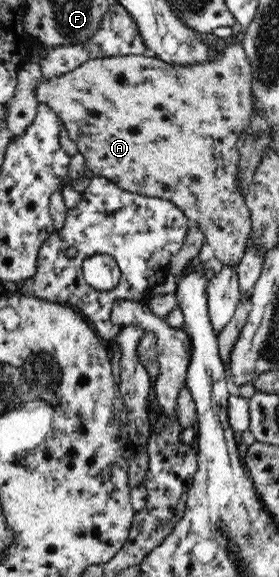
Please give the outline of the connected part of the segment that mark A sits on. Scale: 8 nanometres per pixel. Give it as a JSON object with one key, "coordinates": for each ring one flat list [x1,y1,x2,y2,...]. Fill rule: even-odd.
{"coordinates":[[234,41,217,58,210,57,204,65,194,67,168,65,151,54,86,61,62,77,43,78,37,97,62,118,92,176,106,177,132,193,171,200,204,233,215,260,237,269,252,231,245,193,238,184,238,165,240,139,251,131,256,114,253,74,253,65,242,43]]}

